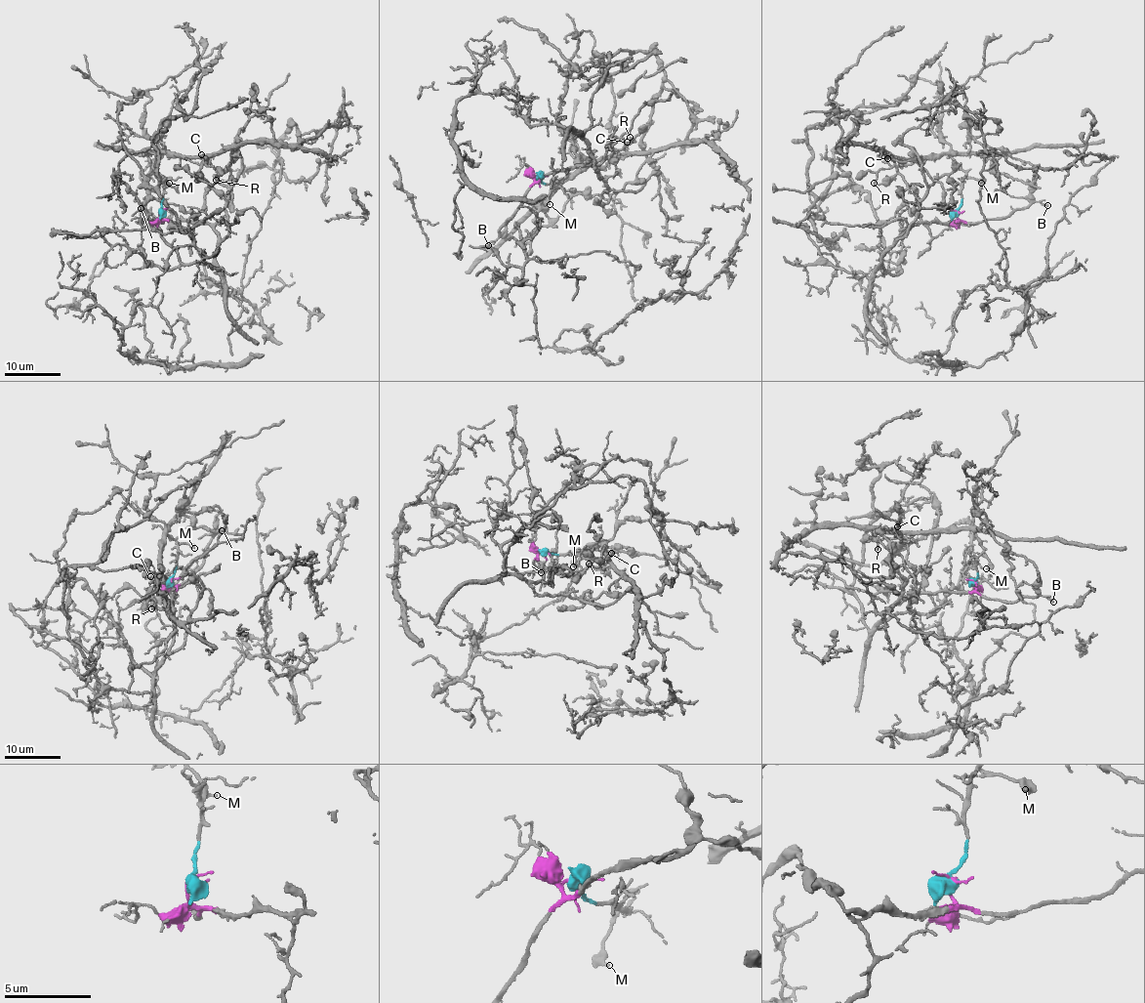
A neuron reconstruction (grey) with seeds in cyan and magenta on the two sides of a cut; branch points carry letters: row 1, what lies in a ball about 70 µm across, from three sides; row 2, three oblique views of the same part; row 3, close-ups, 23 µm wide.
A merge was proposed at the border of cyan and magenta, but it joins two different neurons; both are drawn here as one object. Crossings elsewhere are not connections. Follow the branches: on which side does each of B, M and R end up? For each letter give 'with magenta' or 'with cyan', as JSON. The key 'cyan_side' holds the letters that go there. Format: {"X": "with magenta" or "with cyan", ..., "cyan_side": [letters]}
{"B": "with magenta", "M": "with cyan", "R": "with cyan", "cyan_side": ["M", "R"]}

